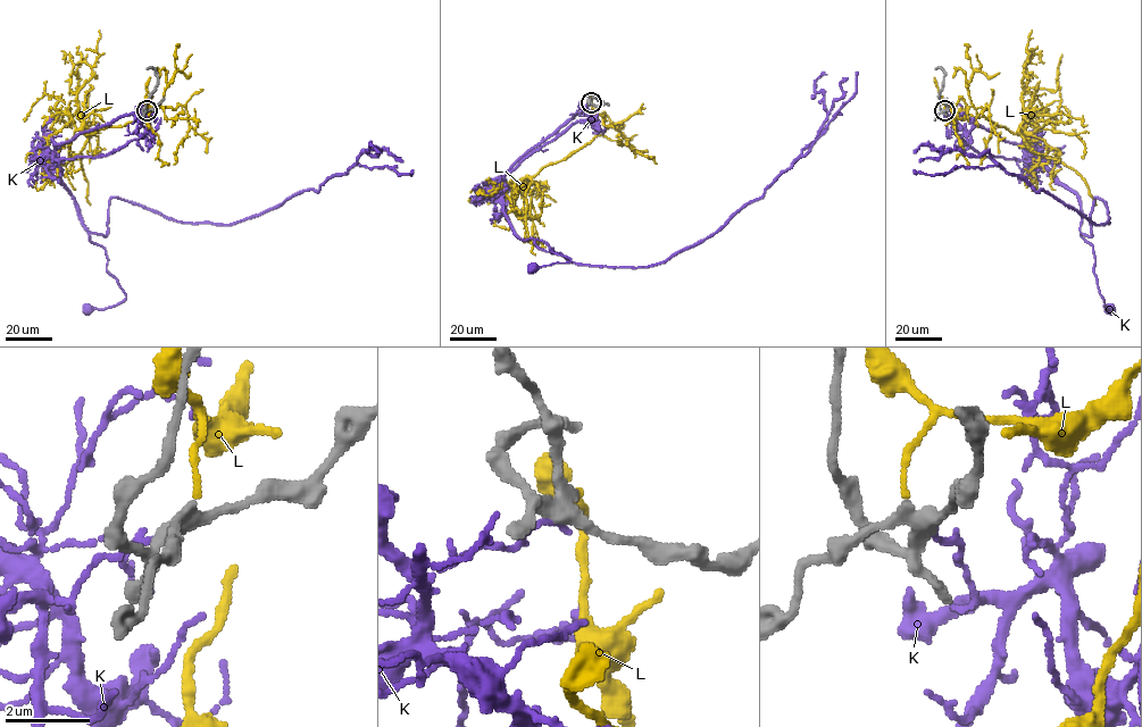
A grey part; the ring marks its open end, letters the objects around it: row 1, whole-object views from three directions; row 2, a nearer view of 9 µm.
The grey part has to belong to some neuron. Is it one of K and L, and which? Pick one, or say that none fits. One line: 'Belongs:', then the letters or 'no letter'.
Belongs: L

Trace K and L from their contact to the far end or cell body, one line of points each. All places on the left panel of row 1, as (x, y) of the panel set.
K: (146, 111), (56, 145), (58, 178), (125, 295), (88, 309)
L: (147, 110), (150, 98), (151, 116), (92, 133), (77, 130), (69, 160), (41, 187), (35, 181)

